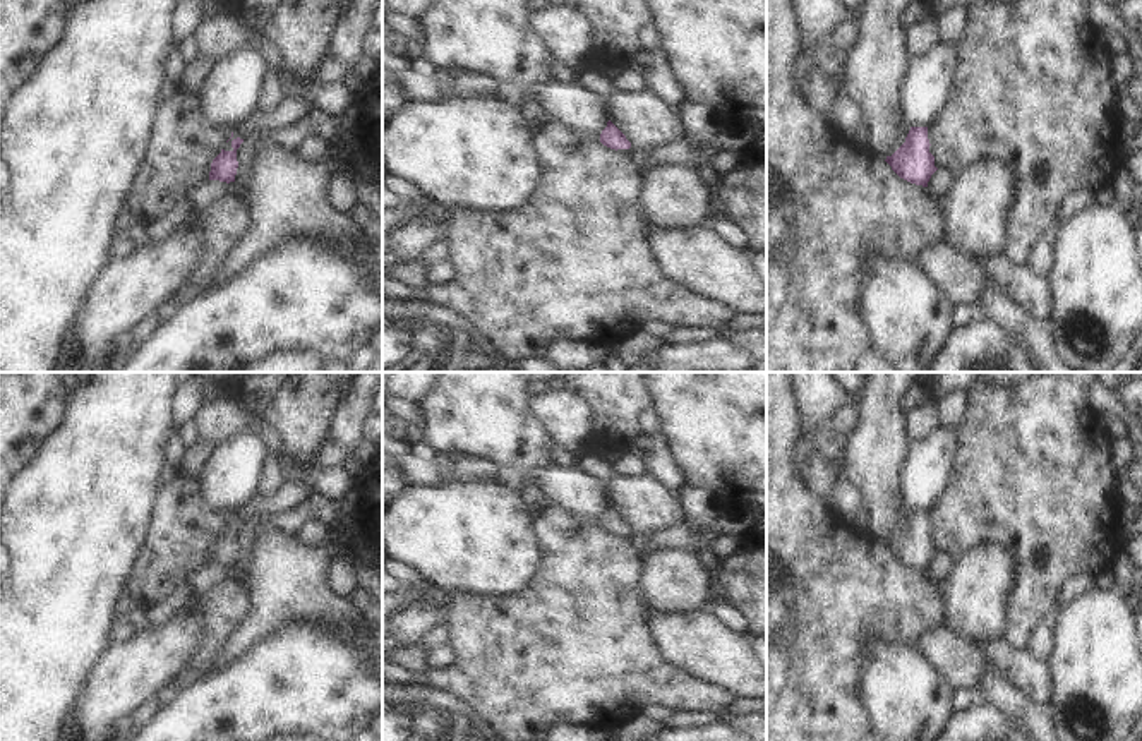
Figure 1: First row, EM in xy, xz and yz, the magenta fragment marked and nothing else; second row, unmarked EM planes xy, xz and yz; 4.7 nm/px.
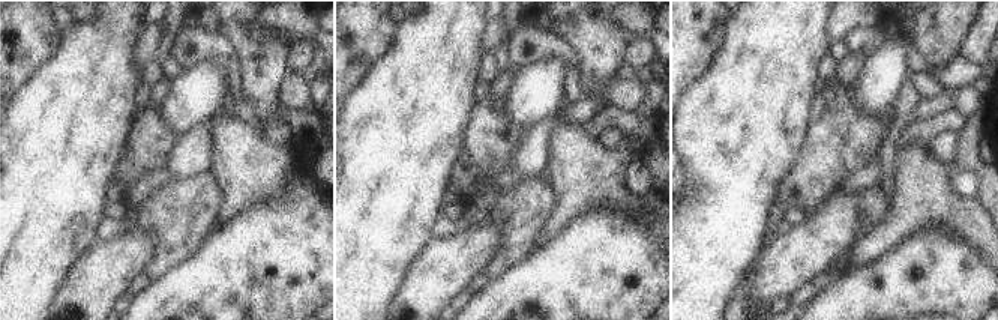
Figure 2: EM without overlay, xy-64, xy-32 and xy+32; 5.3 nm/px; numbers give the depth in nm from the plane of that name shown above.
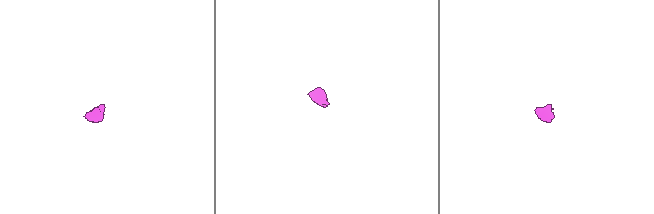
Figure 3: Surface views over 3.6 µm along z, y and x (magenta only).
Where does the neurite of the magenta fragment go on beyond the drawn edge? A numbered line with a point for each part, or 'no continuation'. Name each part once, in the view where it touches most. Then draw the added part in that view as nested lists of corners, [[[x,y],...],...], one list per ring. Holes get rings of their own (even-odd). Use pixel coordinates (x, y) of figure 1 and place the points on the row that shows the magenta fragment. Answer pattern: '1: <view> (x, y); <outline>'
1: xy (290, 110); [[[283,96],[281,103],[267,113],[254,110],[243,122],[233,127],[233,137],[223,146],[225,151],[233,151],[231,141],[240,137],[245,139],[252,134],[267,134],[281,130],[304,115],[307,115],[314,105],[305,96],[288,98]]]

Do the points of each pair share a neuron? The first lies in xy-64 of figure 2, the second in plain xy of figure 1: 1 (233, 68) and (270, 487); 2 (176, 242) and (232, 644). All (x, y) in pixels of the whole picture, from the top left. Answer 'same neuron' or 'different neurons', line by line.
1: same neuron
2: different neurons

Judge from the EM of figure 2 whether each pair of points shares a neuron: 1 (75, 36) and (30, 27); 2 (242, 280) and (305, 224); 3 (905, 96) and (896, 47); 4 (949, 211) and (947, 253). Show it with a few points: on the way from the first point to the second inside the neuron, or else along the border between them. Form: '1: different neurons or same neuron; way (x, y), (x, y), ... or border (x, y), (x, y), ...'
1: different neurons; border (62, 33), (59, 48), (42, 63)
2: same neuron; way (257, 269), (290, 239)
3: different neurons; border (907, 77), (890, 105)
4: different neurons; border (911, 235), (941, 230), (962, 239), (979, 251)

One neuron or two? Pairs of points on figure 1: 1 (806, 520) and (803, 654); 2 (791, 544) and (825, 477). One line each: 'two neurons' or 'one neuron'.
1: one neuron
2: two neurons

